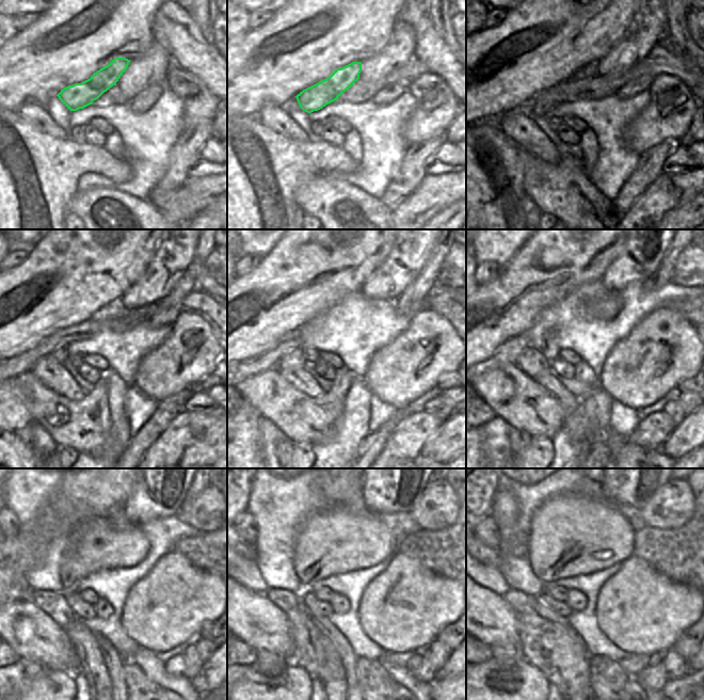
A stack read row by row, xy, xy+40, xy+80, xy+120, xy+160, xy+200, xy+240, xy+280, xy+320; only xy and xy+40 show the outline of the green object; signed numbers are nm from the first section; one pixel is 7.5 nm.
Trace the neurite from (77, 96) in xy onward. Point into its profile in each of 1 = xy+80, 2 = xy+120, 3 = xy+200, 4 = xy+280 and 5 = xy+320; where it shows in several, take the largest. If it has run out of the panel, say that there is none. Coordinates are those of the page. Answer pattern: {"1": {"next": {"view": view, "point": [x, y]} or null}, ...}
{"1": {"next": {"view": "xy+80", "point": [542, 106]}}, "2": {"next": {"view": "xy+120", "point": [60, 354]}}, "3": {"next": {"view": "xy+200", "point": [531, 362]}}, "4": {"next": {"view": "xy+280", "point": [307, 654]}}, "5": {"next": {"view": "xy+320", "point": [558, 651]}}}

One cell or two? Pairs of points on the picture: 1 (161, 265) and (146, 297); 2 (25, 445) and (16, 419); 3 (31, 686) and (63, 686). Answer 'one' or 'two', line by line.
1: one
2: one
3: one

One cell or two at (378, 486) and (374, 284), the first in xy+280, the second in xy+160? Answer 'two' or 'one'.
one

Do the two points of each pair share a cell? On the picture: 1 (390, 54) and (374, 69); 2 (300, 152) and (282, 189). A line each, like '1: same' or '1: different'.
1: same
2: same

